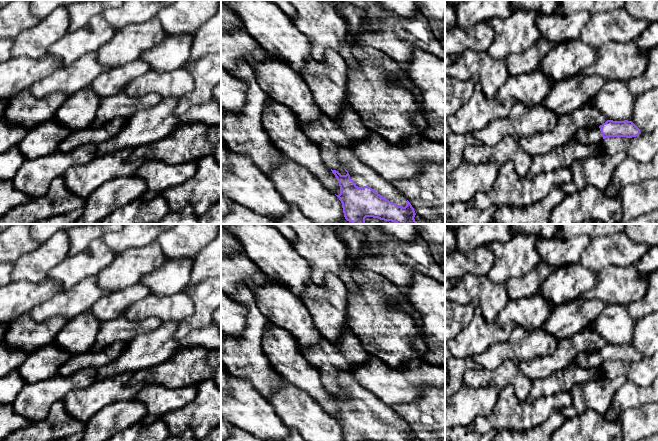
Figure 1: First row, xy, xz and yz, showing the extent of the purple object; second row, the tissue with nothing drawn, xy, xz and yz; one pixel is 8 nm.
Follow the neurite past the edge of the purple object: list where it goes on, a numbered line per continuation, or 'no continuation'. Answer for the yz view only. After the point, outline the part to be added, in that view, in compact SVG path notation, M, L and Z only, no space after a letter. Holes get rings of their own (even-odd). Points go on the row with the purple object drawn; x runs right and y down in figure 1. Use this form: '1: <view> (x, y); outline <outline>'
1: yz (590, 135); outline M598 126L582 128L575 134L574 138L578 143L585 145L598 145L603 140Z

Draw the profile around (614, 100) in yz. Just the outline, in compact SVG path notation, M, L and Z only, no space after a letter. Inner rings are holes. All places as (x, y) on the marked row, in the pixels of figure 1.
M607 81L589 101L606 118L613 121L631 120L637 97L628 90L626 81Z

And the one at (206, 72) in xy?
M221 53L204 55L185 65L195 82L195 89L180 98L176 113L183 115L192 105L213 99L213 89L221 82Z

